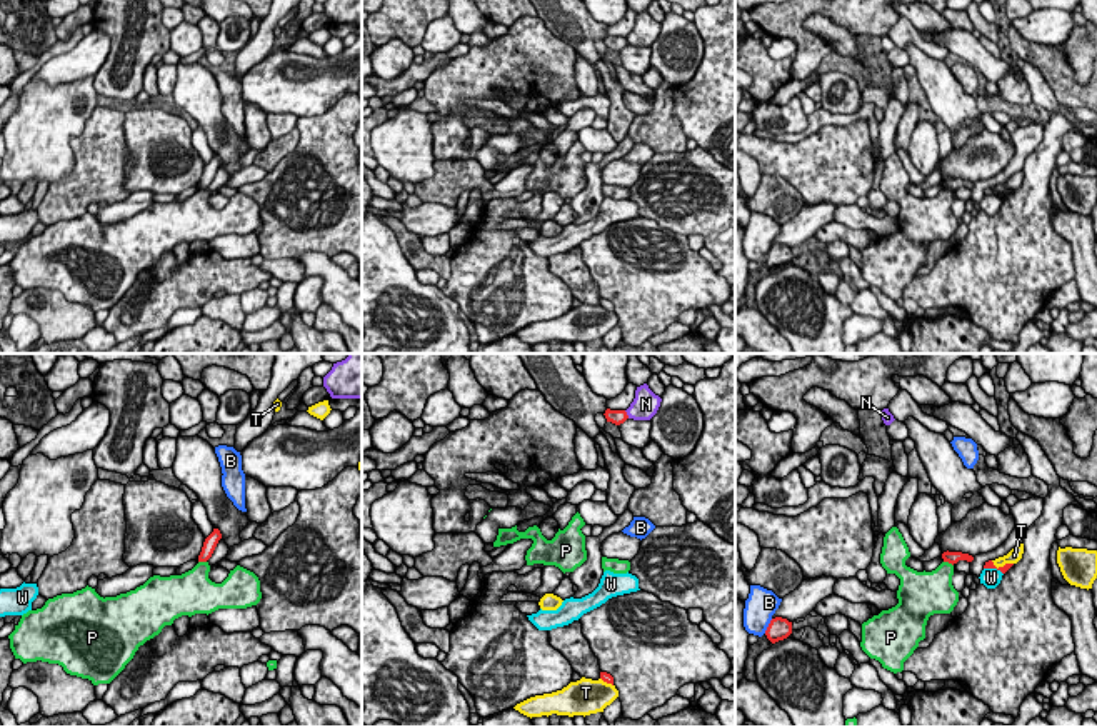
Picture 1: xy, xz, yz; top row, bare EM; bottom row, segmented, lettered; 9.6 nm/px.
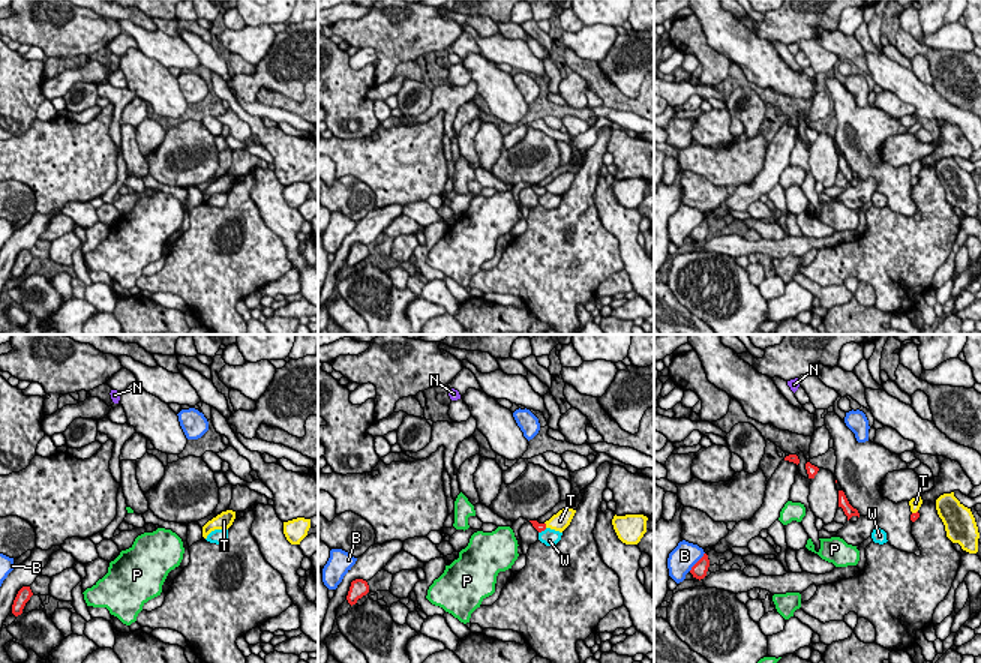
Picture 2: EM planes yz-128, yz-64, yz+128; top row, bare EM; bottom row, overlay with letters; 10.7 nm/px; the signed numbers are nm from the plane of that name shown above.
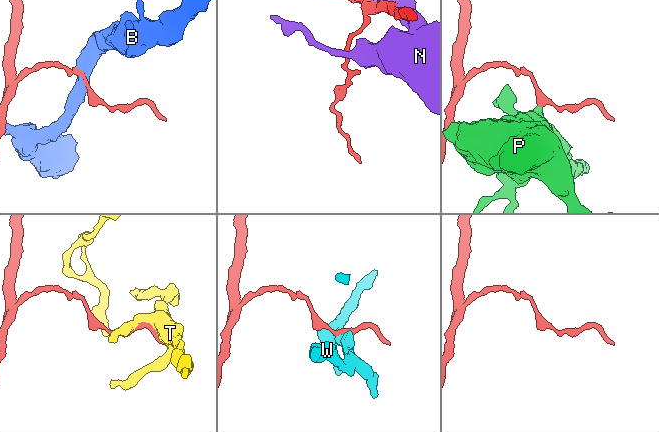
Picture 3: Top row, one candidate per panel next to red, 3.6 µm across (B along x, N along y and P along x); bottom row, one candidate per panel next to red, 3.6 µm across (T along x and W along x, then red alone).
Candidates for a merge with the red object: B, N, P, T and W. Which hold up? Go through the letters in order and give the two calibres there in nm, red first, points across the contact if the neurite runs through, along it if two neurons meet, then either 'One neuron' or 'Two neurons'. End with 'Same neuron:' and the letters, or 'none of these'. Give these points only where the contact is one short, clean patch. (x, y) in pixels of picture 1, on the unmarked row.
B: Thickness 220 nm (red) against 300 nm. Two neurons
N: Thickness 140 nm (red) against 260 nm. Two neurons
P: Thickness 130 nm (red) against 280 nm. Boundary: yz (944, 187), (952, 192). Two neurons
T: Thickness 70 nm (red) against 140 nm. Two neurons
W: Thickness 70 nm (red) against 190 nm. Boundary: yz (984, 194), (994, 194), (1002, 200). Two neurons
Same neuron: none of these

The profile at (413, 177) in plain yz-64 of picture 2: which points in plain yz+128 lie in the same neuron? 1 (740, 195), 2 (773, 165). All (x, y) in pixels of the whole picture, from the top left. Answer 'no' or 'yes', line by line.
1: no
2: no

